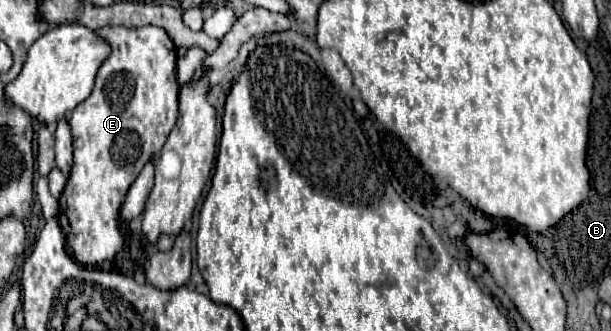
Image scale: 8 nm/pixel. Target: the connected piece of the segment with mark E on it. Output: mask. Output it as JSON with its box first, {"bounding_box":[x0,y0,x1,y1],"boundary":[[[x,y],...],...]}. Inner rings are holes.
{"bounding_box":[58,25,180,267],"boundary":[[[146,25],[140,29],[104,27],[98,29],[96,35],[108,41],[110,55],[96,73],[96,85],[92,89],[92,95],[72,111],[68,121],[72,129],[74,167],[62,191],[58,213],[58,221],[68,239],[68,245],[74,251],[76,261],[86,267],[94,267],[102,261],[114,259],[114,255],[122,249],[124,241],[118,231],[120,205],[128,193],[128,187],[134,183],[142,167],[148,163],[150,155],[160,153],[162,145],[168,139],[168,133],[176,125],[180,89],[176,81],[176,45],[164,33],[164,29],[154,25]]]}

